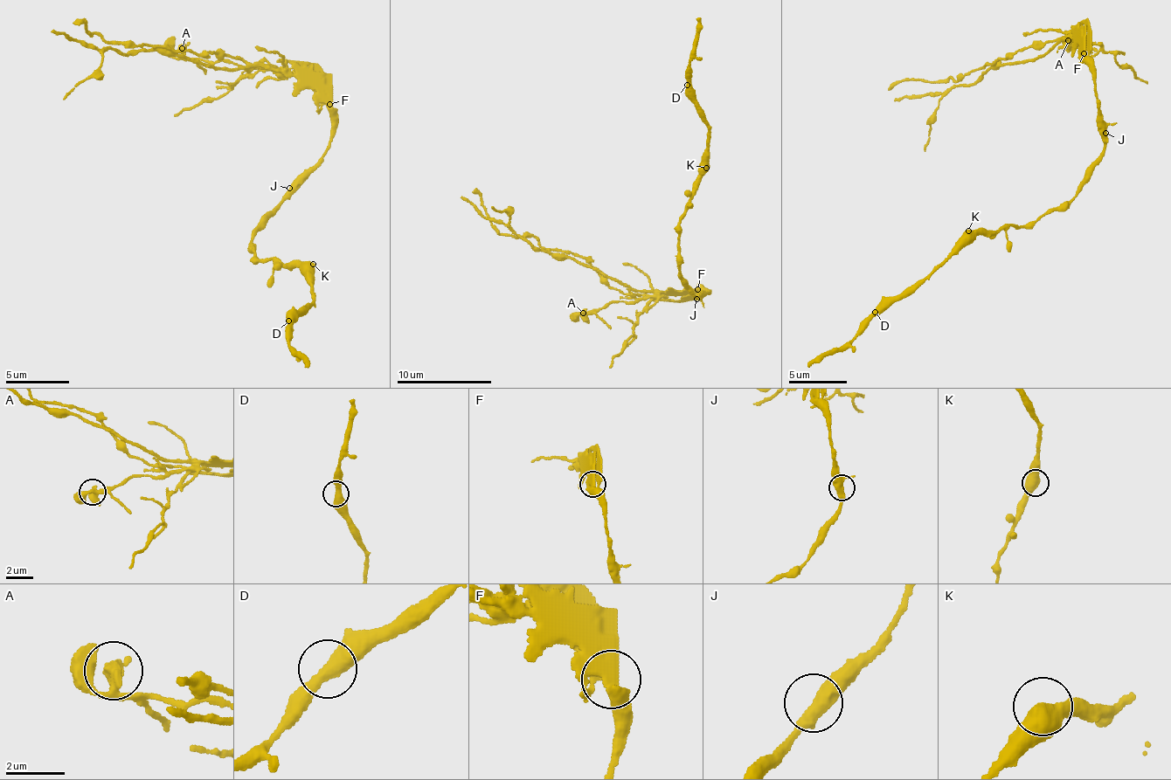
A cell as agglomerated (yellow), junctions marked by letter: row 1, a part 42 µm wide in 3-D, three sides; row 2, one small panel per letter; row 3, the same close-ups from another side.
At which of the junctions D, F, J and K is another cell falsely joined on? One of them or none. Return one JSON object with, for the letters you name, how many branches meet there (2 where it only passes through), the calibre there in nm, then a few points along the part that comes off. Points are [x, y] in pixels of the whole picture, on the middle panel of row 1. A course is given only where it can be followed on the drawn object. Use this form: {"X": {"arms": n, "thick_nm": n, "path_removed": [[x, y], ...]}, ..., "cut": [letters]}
{"F": {"arms": 3, "thick_nm": 400, "path_removed": [[697, 289], [629, 290], [571, 258], [532, 250], [506, 224], [482, 217], [460, 196]]}, "cut": ["F"]}

